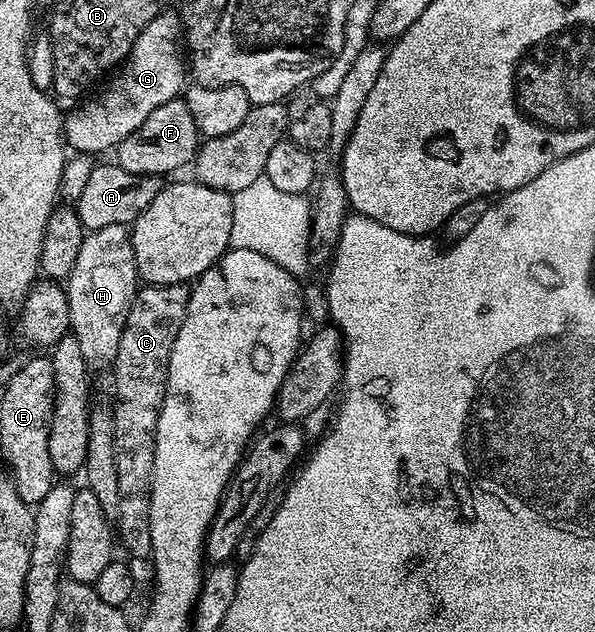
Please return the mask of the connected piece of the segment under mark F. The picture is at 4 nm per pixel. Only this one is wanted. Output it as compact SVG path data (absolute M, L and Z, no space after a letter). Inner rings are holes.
M176 99L169 103L161 103L133 135L129 135L114 150L113 156L117 164L125 171L137 177L159 177L163 173L171 173L183 164L194 162L199 152L201 134L193 115L189 111L186 100Z

